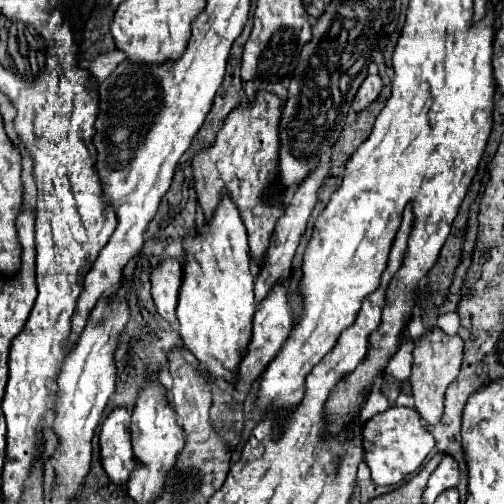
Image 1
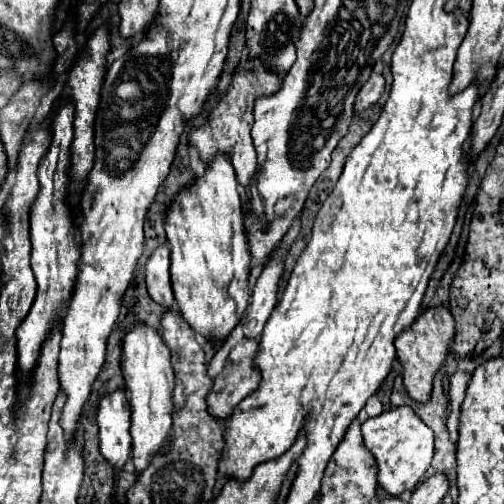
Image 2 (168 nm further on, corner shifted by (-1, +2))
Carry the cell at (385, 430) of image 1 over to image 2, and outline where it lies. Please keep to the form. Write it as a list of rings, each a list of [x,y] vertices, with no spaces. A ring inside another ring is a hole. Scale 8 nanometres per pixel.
[[[396,406],[362,424],[362,438],[366,450],[374,456],[378,468],[378,484],[392,496],[412,490],[434,458],[434,432],[426,426],[410,406]]]

